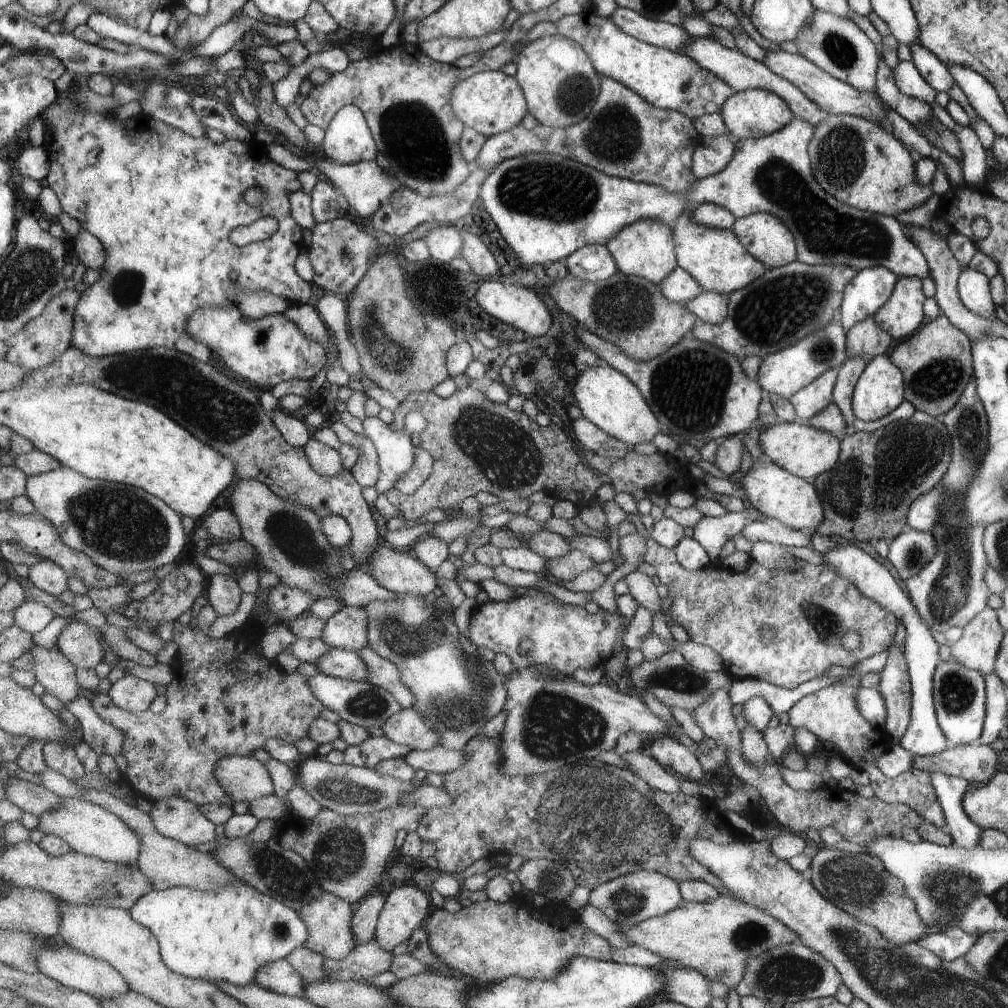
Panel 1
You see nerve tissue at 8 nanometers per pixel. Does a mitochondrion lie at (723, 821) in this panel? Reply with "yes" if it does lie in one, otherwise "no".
no

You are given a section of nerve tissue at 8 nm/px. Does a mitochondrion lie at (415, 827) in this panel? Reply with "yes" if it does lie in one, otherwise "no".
no

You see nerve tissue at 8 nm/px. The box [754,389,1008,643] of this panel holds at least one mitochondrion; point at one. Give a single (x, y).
(950, 591)

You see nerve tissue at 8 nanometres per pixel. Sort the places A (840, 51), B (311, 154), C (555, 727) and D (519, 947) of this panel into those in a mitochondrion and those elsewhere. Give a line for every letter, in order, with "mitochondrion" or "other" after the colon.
A: mitochondrion
B: other
C: mitochondrion
D: other

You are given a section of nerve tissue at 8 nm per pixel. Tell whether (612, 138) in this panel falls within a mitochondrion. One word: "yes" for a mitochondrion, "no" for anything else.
yes

